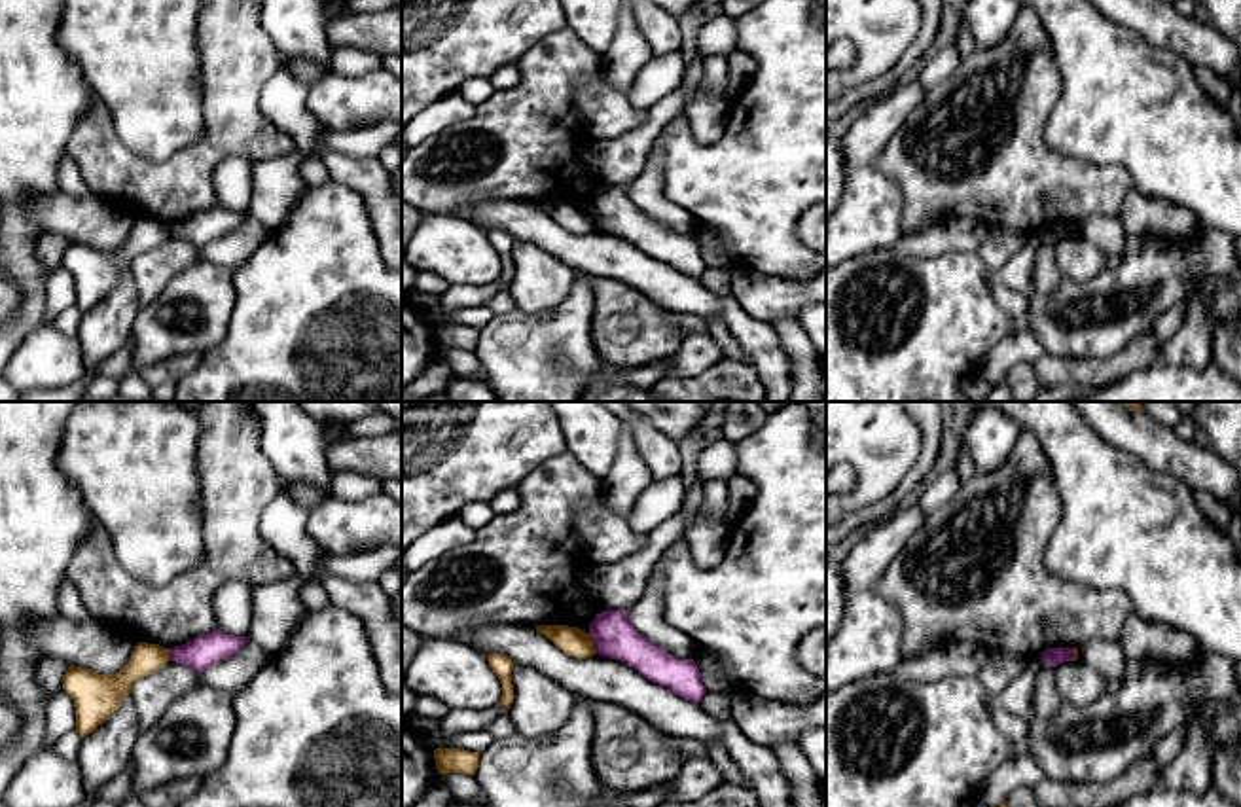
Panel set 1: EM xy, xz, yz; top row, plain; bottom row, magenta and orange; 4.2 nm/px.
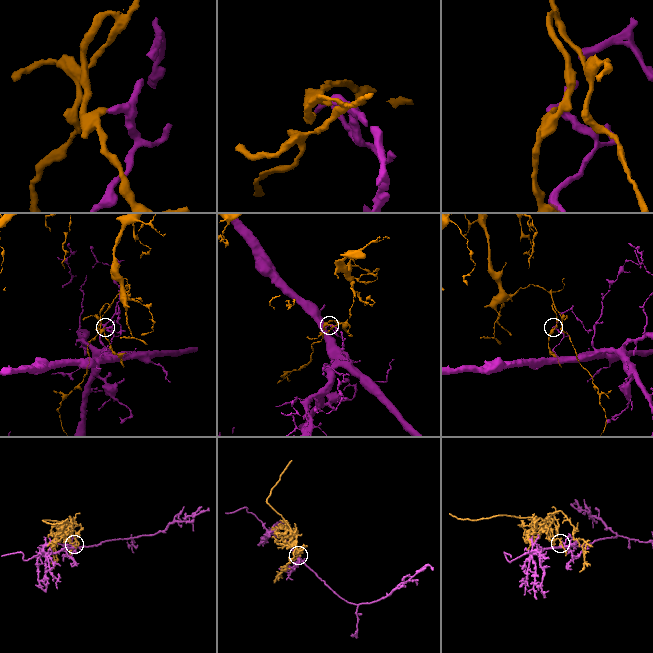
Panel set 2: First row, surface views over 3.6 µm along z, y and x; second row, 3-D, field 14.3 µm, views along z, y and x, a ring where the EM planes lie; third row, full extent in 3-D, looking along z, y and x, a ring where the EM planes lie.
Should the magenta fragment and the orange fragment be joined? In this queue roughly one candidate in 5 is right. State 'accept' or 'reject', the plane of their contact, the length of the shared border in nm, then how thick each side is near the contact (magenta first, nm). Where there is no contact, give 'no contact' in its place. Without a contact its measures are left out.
reject; meets magenta in xz; contact 100 nm long; 180 nm thick on the magenta side, 120 nm on the other

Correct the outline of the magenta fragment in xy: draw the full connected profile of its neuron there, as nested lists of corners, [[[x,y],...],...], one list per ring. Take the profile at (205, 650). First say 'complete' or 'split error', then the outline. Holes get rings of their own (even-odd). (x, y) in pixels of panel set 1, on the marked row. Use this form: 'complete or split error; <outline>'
complete; [[[216,629],[171,648],[171,661],[182,663],[201,674],[205,669],[237,654],[248,640],[248,637],[233,637]]]

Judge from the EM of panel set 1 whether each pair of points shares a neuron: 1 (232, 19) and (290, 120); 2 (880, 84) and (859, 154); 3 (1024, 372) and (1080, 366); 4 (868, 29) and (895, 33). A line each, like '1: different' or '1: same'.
1: different
2: different
3: different
4: same

